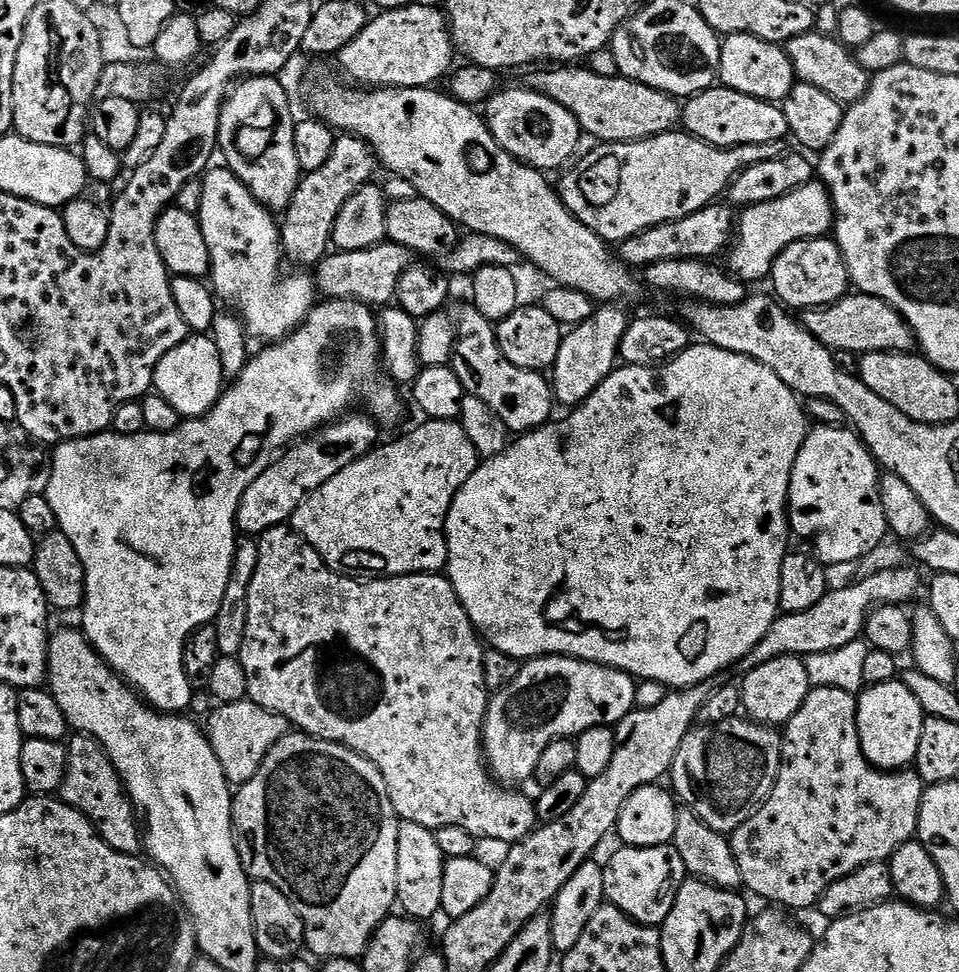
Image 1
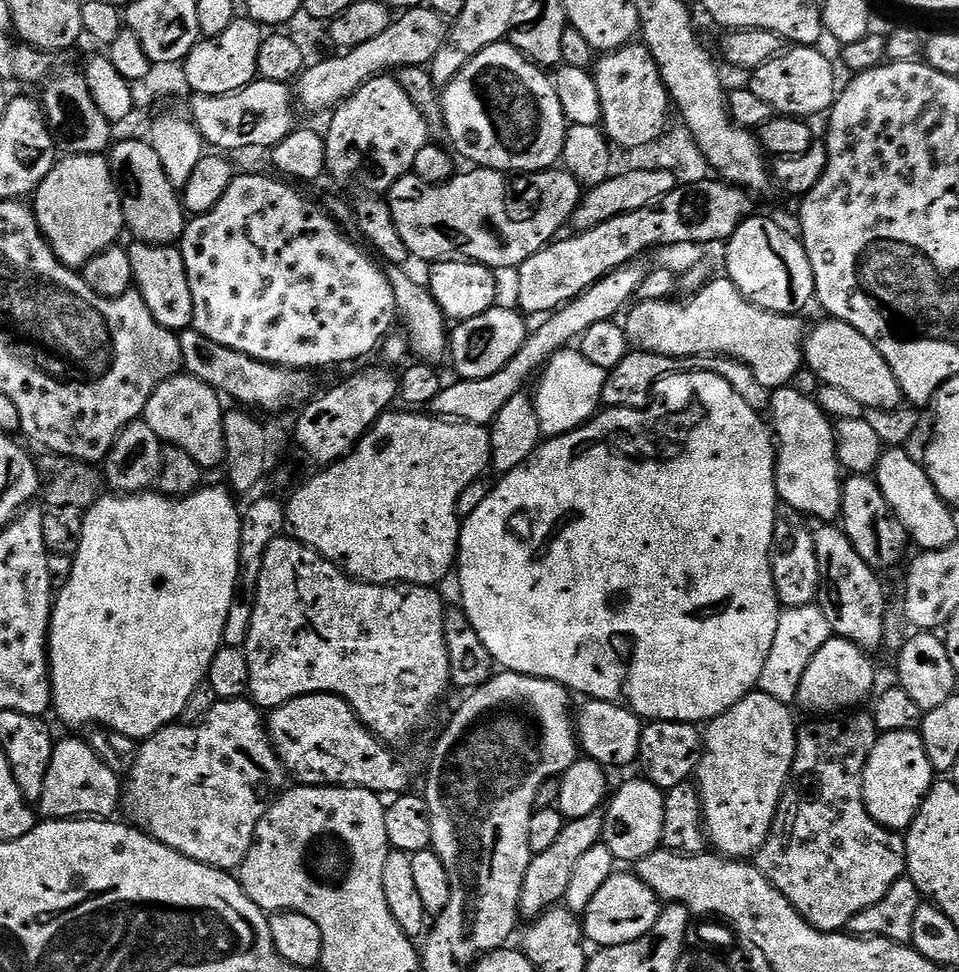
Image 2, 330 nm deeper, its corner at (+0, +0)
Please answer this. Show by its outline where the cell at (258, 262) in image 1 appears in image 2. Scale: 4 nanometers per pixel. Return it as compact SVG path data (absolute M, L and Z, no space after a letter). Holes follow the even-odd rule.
M233 175L226 194L218 198L218 206L201 216L192 216L185 223L184 235L180 237L178 247L186 262L186 278L190 278L190 294L194 297L192 328L218 346L238 350L250 358L261 360L263 364L279 364L281 368L328 368L331 364L348 364L351 360L360 360L363 356L370 355L375 348L377 351L381 347L382 341L393 331L392 323L395 325L398 320L394 290L388 281L387 271L359 243L356 245L350 237L344 236L345 229L319 203L311 204L302 193L292 189L295 187L291 183L275 179L271 180L268 176Z

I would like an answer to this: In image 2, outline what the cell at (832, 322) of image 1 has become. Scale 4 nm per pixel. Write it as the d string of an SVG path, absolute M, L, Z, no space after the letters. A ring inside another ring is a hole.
M727 278L709 279L700 291L684 298L688 300L676 299L636 302L627 309L622 327L629 345L635 351L663 356L729 356L750 366L758 382L762 382L762 386L766 386L769 390L791 385L794 374L798 374L798 370L804 364L806 324L804 328L799 315L787 316L759 308L757 304L745 298L738 290L738 286L734 286L734 282Z

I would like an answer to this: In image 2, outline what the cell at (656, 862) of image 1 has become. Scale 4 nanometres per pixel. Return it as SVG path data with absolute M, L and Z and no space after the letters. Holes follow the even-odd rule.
M617 870L594 894L590 906L582 914L584 938L589 945L596 944L597 949L613 948L634 942L642 938L658 922L662 901L631 871Z

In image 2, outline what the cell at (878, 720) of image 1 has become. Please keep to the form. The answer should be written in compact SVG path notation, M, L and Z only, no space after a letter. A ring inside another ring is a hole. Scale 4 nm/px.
M919 731L886 732L877 735L874 750L870 750L870 758L864 767L864 801L866 810L883 828L907 830L912 825L912 819L918 814L924 797L928 795L933 783L934 769L930 758L926 758L926 746Z

